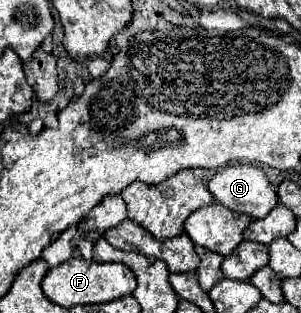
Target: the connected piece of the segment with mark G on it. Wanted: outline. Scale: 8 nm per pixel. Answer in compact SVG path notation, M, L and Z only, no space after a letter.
M250 163L248 165L228 165L228 167L220 169L210 179L208 189L218 203L222 203L224 207L228 207L232 211L246 213L252 219L264 219L278 205L278 195L270 187L270 181L266 177L266 173L258 165L250 165Z

